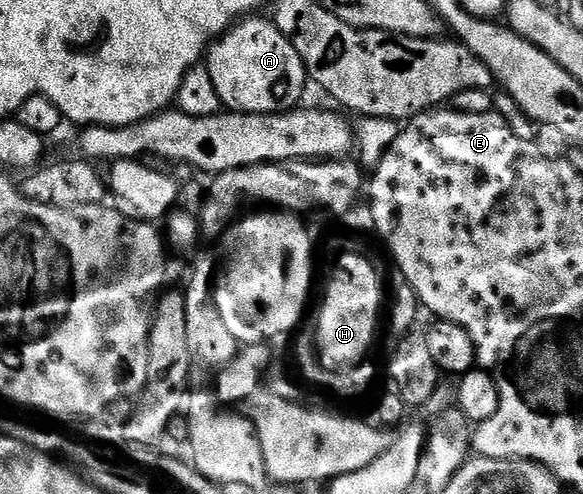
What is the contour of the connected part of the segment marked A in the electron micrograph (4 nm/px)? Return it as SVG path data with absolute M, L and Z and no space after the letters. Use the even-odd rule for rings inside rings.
M247 17L242 21L236 22L234 26L223 32L222 35L218 36L212 42L206 56L205 56L205 66L209 77L213 81L213 89L217 89L217 97L219 98L220 104L227 111L244 111L247 115L277 115L285 111L292 110L296 106L295 103L303 95L303 90L309 87L309 76L307 73L307 67L301 61L301 57L297 53L297 49L293 49L291 42L277 30L274 22L270 18L267 19L255 19L259 17Z

